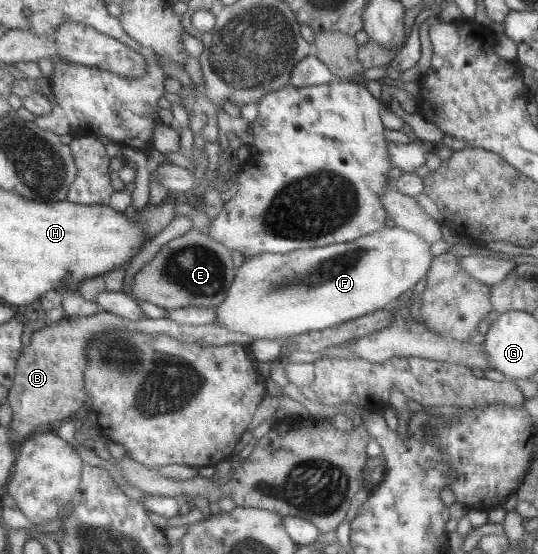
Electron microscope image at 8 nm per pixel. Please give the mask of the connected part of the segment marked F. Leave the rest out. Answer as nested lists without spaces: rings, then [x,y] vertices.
[[[393,226],[350,242],[323,247],[301,247],[287,253],[259,253],[243,260],[223,301],[216,306],[213,323],[251,338],[277,341],[291,335],[322,330],[391,306],[407,289],[417,287],[434,258],[429,244],[416,233]]]

